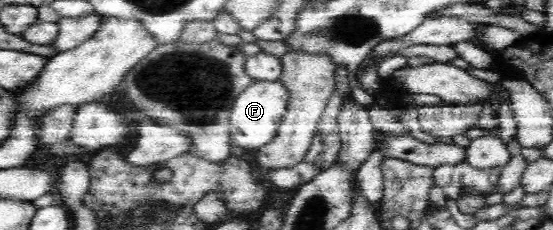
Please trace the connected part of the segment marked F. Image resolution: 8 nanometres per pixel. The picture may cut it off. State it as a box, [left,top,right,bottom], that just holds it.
[230,80,289,150]

